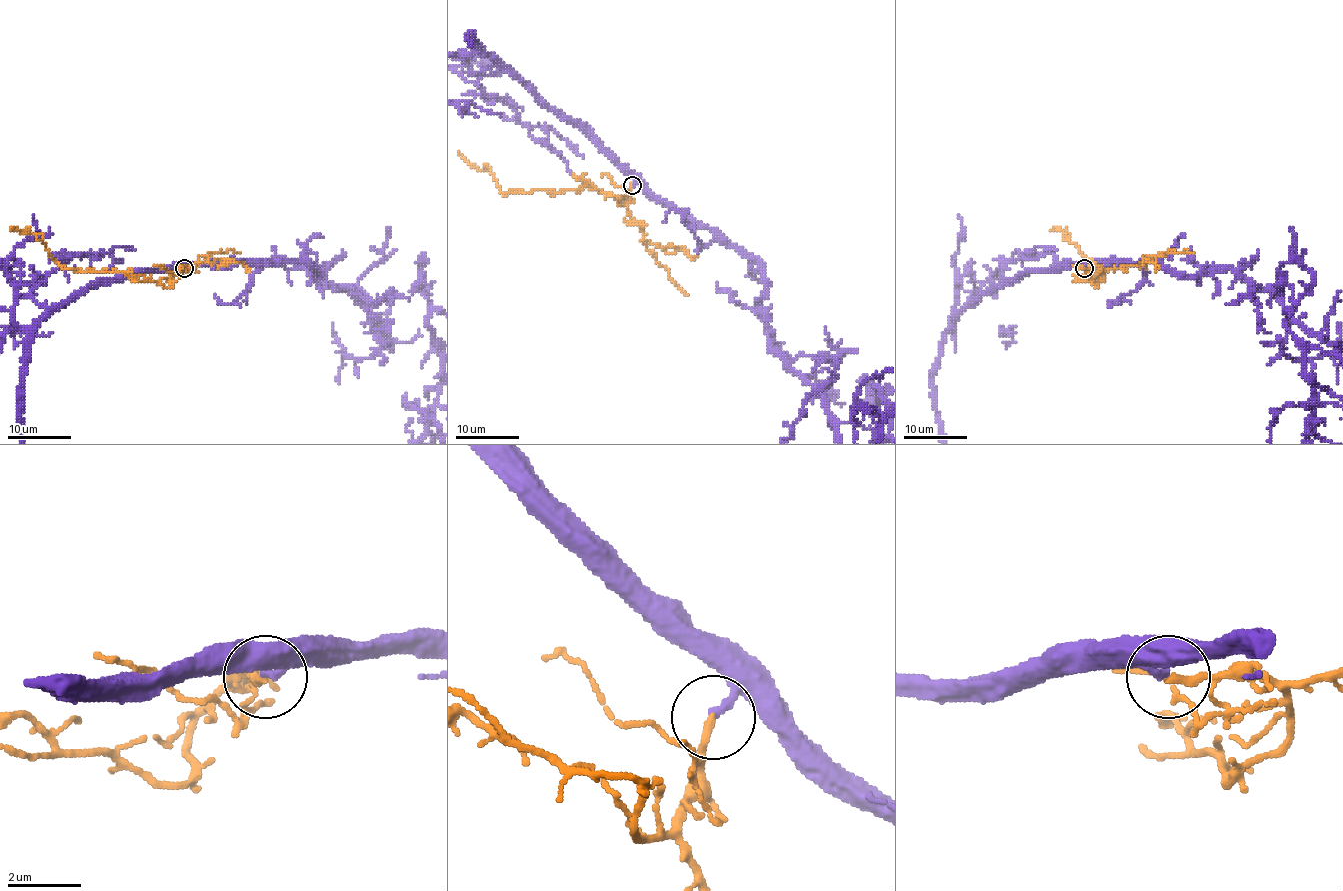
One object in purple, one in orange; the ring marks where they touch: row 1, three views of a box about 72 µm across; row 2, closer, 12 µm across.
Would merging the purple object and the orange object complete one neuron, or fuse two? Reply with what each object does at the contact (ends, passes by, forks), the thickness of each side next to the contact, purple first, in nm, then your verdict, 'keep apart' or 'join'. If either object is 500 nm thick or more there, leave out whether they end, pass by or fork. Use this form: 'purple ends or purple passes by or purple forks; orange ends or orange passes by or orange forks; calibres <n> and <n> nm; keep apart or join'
purple ends; orange ends; calibres 200 and 220 nm; join

